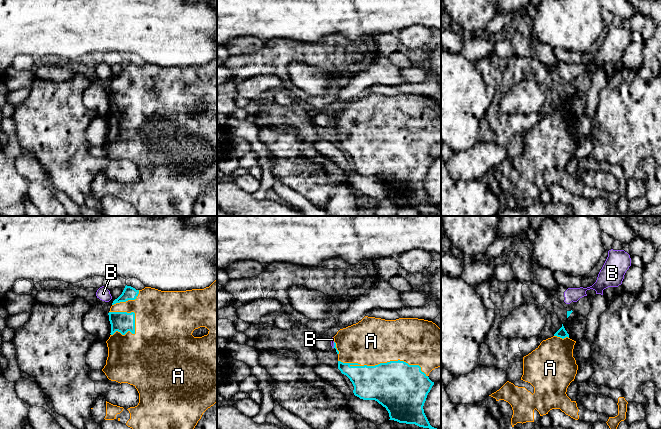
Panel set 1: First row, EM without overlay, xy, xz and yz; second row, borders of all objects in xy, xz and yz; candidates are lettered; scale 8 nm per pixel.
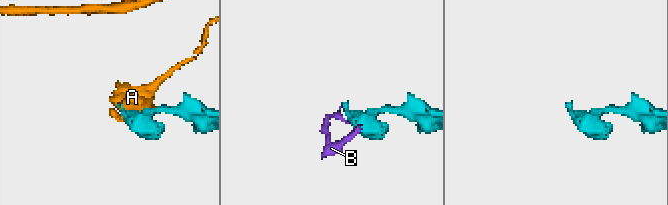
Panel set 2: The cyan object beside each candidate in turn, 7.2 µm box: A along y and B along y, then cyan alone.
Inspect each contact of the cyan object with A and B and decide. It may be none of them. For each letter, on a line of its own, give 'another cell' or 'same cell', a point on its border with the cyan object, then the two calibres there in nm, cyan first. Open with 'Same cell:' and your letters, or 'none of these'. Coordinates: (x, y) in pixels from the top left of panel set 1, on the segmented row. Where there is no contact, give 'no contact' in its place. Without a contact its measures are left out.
Same cell: A
A: same cell | xz (384, 363) | 400/380 nm
B: another cell | xz (334, 345) | 20/30 nm

